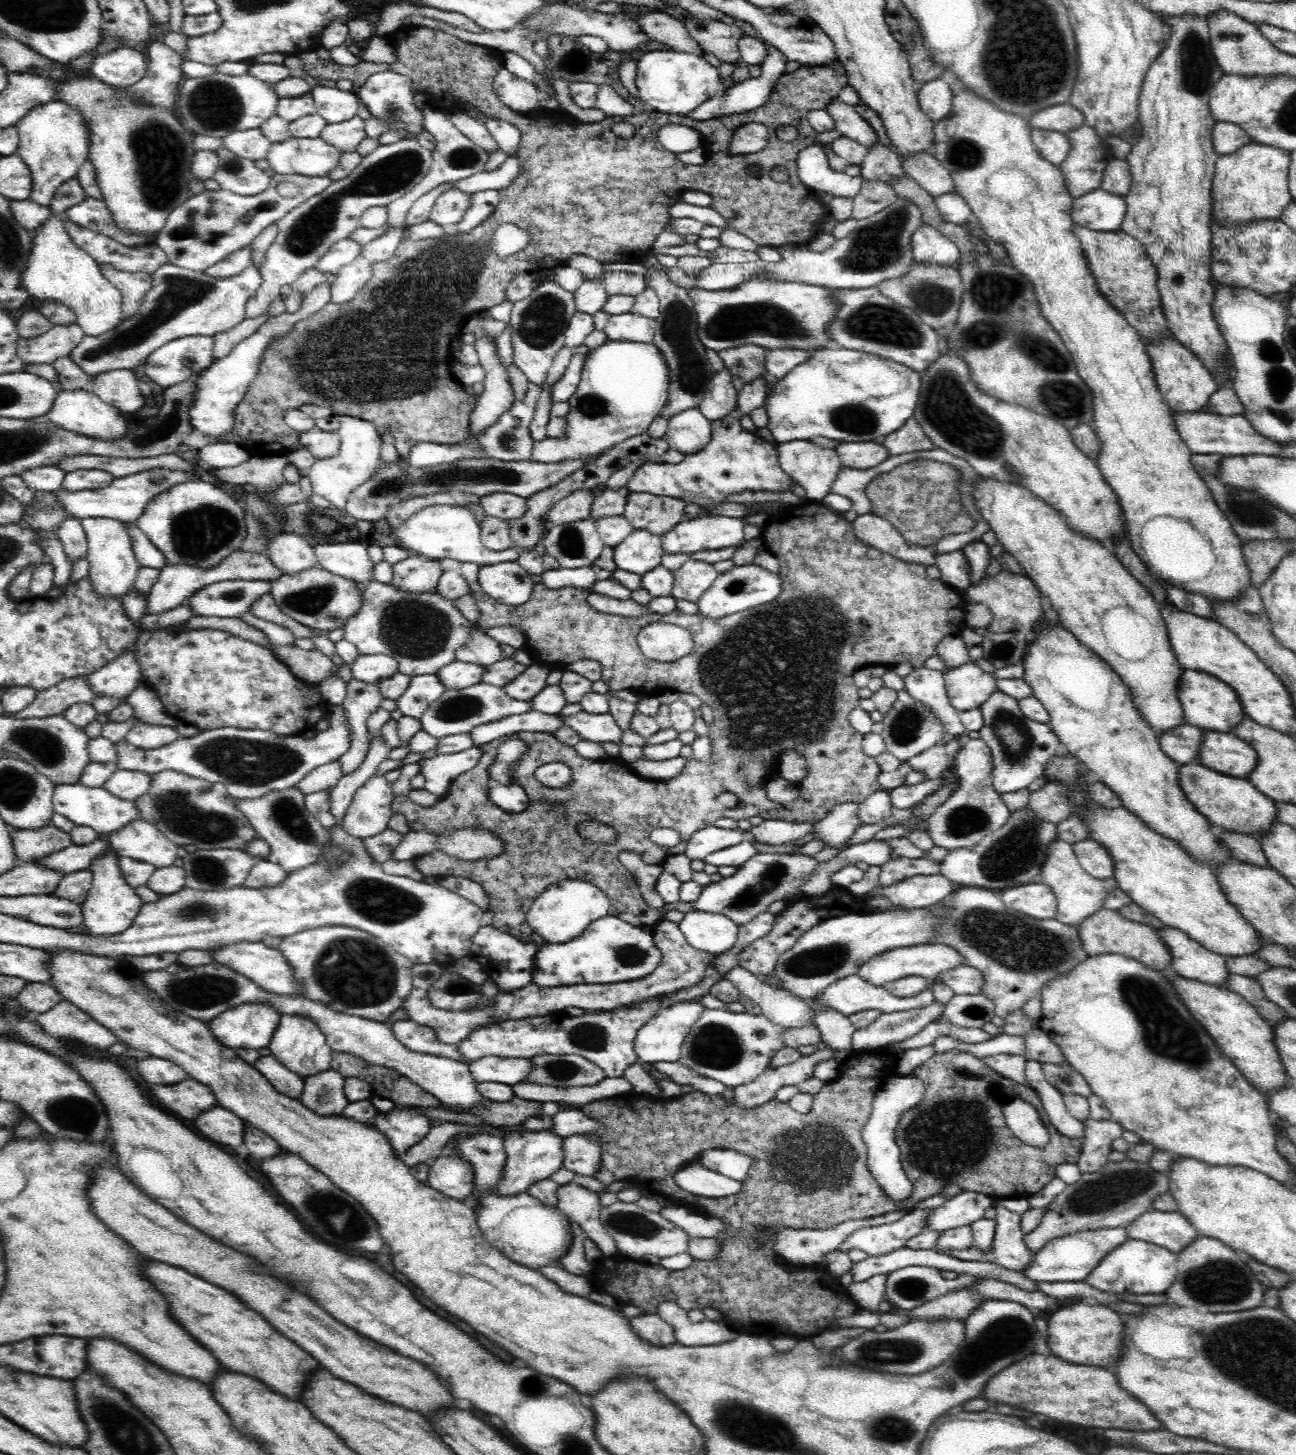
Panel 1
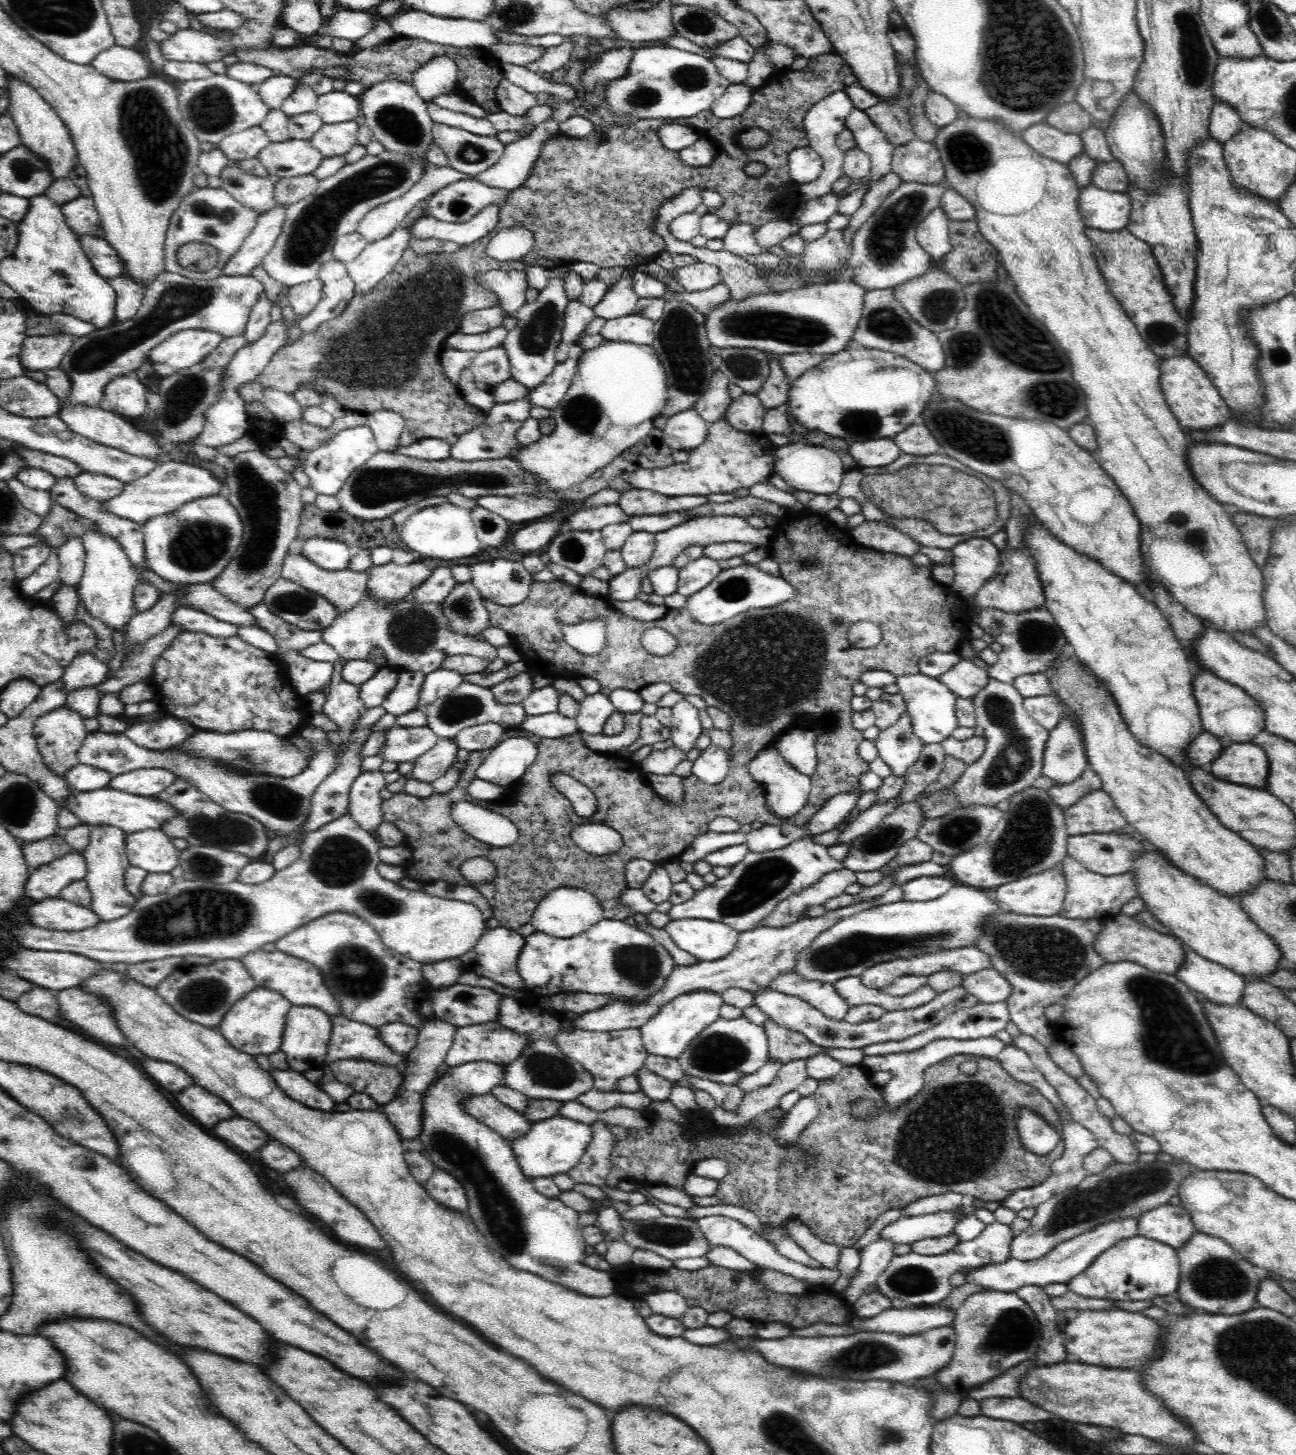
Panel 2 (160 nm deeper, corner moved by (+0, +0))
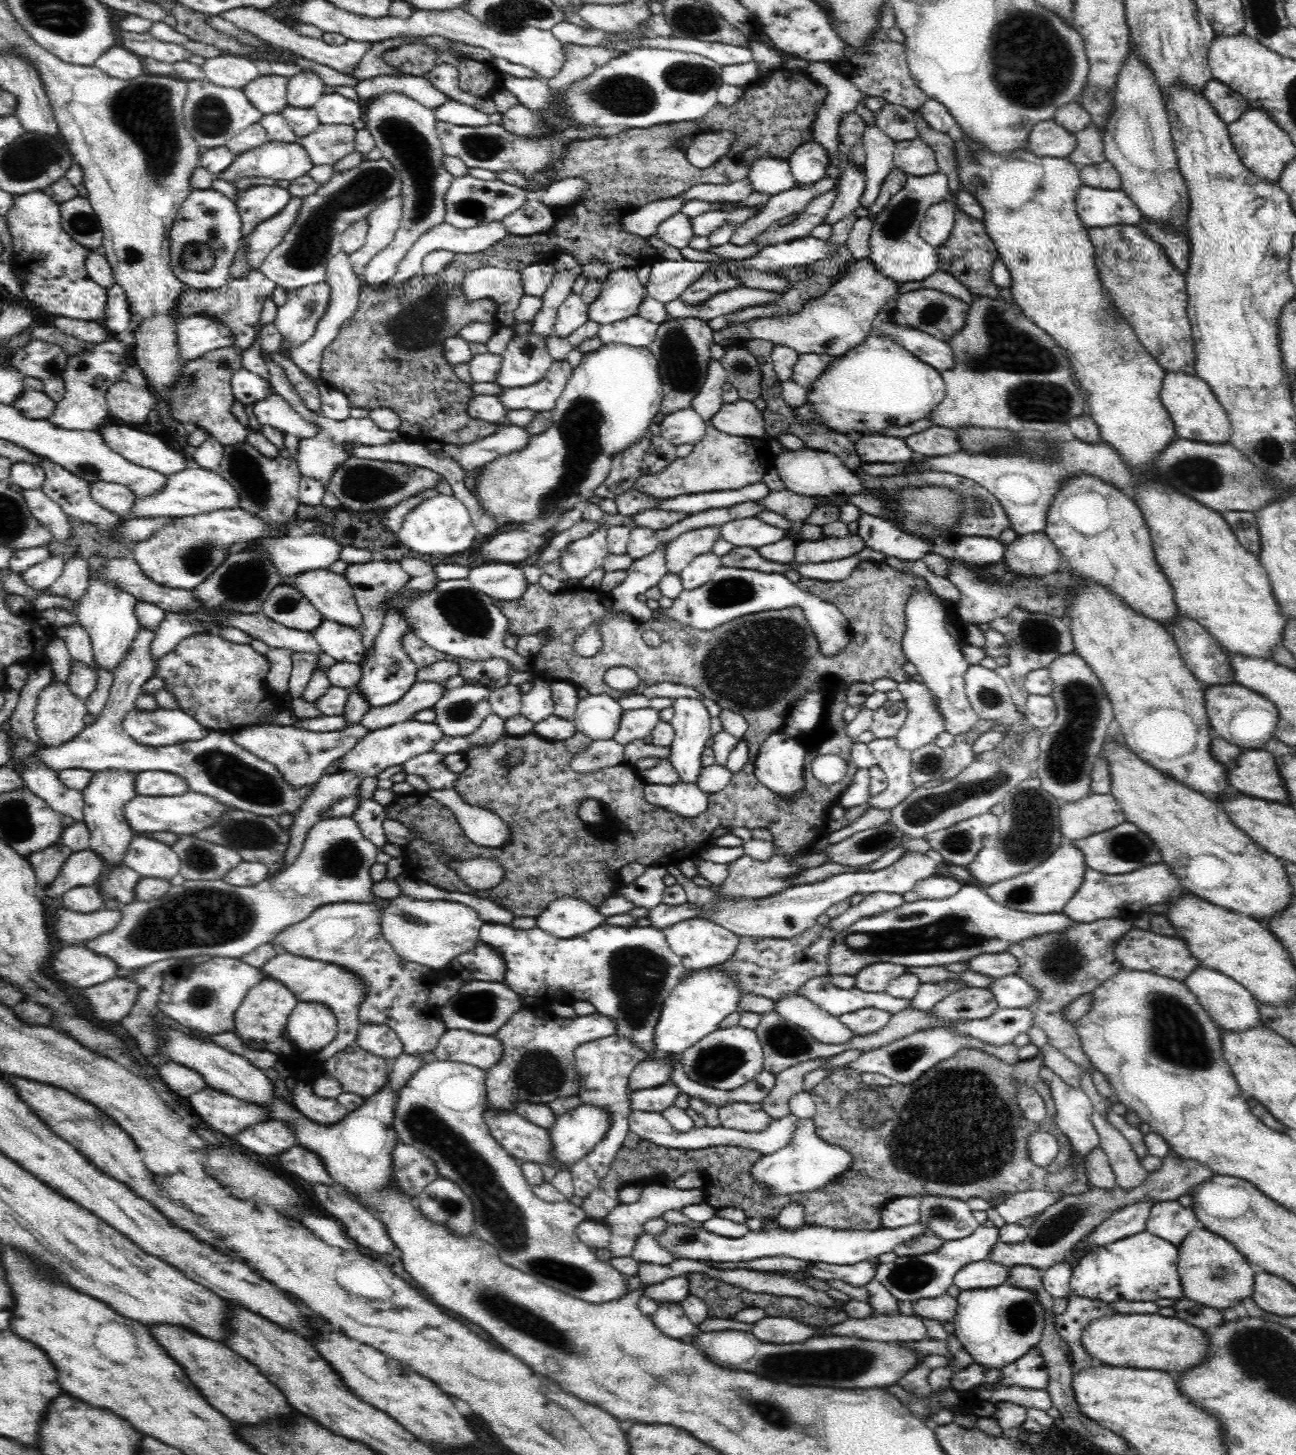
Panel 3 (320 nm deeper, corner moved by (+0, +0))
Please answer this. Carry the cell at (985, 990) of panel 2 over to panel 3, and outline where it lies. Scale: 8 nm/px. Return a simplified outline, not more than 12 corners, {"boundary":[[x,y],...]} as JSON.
{"boundary":[[1020,975],[993,979],[1000,1009],[1028,1009],[1039,1001]]}

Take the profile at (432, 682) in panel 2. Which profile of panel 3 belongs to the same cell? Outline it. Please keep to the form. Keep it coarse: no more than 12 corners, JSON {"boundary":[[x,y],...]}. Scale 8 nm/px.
{"boundary":[[436,681],[414,683],[400,700],[369,707],[366,732],[391,727],[432,708],[442,695]]}

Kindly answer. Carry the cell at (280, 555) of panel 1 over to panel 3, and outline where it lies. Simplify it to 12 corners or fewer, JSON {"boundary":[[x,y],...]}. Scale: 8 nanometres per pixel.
{"boundary":[[328,569],[295,576],[323,619],[365,629],[352,587]]}

